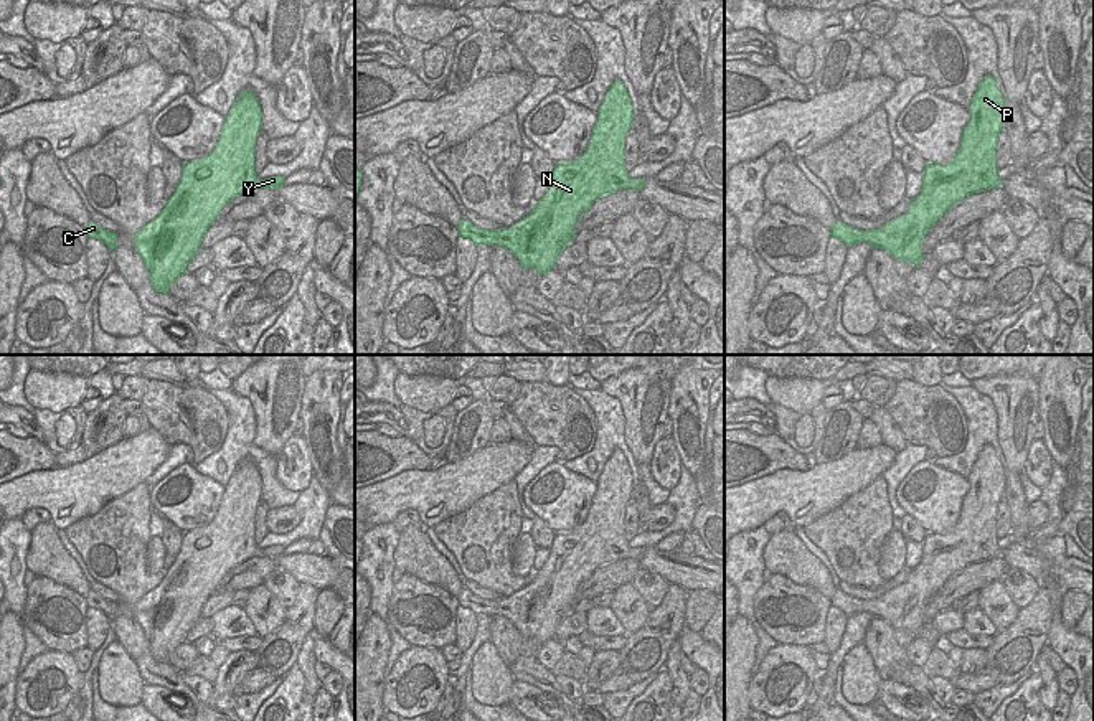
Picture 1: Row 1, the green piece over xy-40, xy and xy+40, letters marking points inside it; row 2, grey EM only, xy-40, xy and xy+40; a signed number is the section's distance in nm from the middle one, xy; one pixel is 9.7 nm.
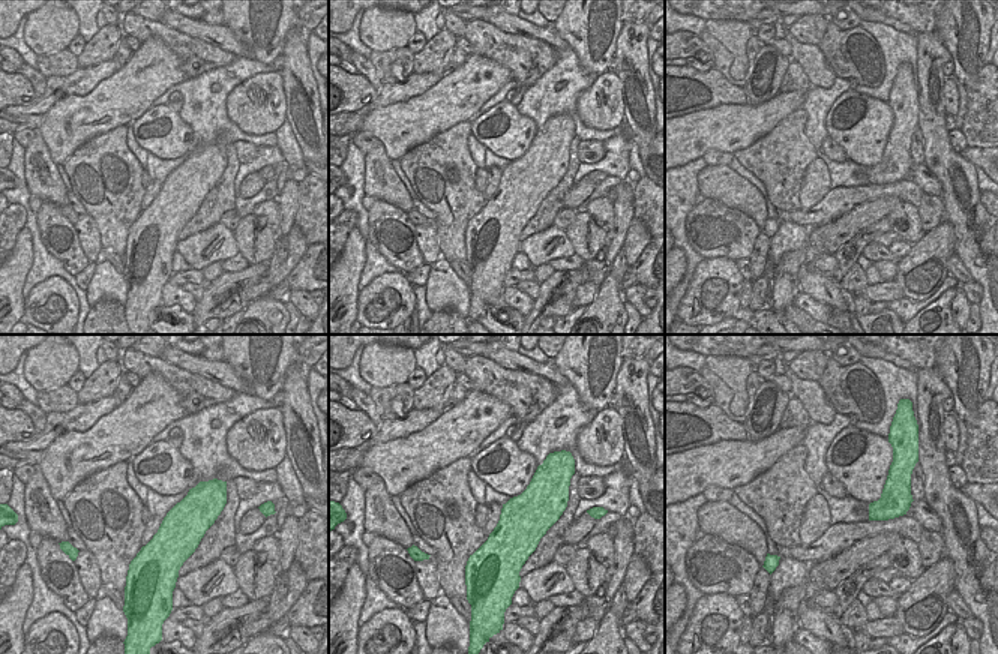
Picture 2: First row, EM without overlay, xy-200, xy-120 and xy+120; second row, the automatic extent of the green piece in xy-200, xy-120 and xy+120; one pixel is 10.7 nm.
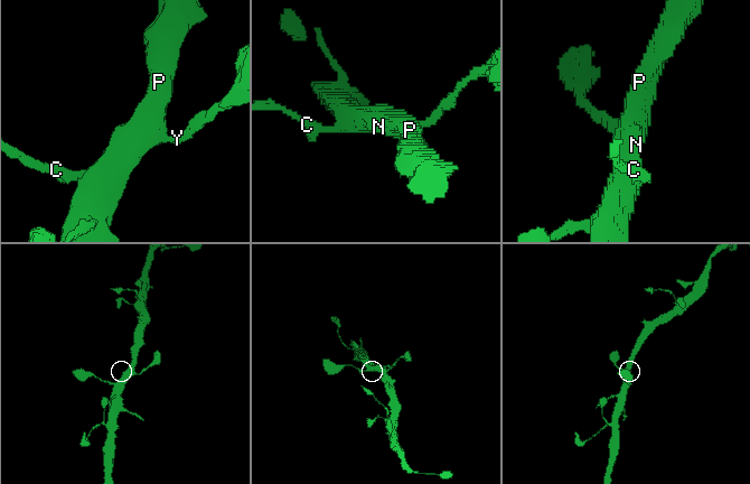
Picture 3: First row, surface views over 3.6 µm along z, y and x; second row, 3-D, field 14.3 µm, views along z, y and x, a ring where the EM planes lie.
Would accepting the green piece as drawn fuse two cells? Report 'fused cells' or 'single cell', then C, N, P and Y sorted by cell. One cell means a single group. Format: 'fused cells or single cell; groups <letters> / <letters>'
single cell; groups C N P Y

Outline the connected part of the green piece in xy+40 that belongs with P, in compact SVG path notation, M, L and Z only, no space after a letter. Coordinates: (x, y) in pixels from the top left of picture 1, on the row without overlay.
M985 444L967 477L970 488L962 500L952 531L926 533L921 563L909 571L908 581L881 597L863 601L835 589L830 604L843 614L868 612L894 629L917 637L922 609L944 582L965 566L1002 556L997 541L997 507L1005 492L1005 465L990 444Z

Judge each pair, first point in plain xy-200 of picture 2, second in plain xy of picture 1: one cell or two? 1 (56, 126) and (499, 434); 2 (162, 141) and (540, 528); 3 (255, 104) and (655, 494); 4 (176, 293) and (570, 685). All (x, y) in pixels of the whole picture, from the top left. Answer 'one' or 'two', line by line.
1: two
2: two
3: two
4: one

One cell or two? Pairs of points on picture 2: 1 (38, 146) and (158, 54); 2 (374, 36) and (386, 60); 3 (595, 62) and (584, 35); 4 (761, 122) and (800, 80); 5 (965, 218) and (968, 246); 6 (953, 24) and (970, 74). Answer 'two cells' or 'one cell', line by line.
1: two cells
2: two cells
3: one cell
4: two cells
5: one cell
6: one cell

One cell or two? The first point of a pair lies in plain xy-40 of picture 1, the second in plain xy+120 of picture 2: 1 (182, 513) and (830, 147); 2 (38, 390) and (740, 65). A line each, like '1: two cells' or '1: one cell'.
1: two cells
2: one cell

